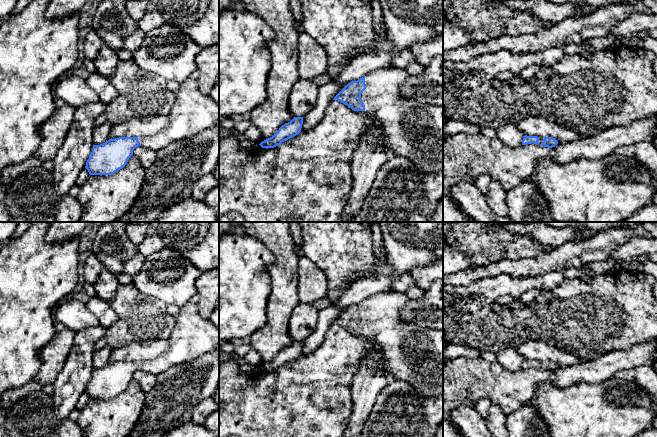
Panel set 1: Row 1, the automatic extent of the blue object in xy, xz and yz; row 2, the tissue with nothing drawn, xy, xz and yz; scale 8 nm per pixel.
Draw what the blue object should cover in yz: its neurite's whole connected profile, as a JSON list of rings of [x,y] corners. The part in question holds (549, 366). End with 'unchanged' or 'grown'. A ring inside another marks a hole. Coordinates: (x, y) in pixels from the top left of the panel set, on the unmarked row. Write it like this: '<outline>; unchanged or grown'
[[[525,359],[522,364],[522,369],[526,368],[540,368],[544,371],[552,372],[558,368],[558,365],[553,361],[537,361],[537,360],[527,360]]]; grown

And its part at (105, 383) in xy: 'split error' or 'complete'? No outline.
split error

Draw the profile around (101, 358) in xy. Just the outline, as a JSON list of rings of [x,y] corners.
[[[104,347],[99,350],[95,350],[93,353],[93,367],[94,369],[100,369],[110,363],[111,348]]]

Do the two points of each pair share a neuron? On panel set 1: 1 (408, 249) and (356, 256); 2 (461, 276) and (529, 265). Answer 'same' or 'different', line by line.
1: different
2: same

